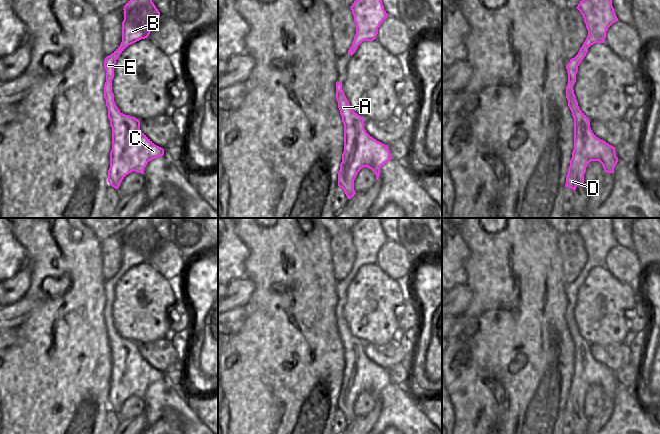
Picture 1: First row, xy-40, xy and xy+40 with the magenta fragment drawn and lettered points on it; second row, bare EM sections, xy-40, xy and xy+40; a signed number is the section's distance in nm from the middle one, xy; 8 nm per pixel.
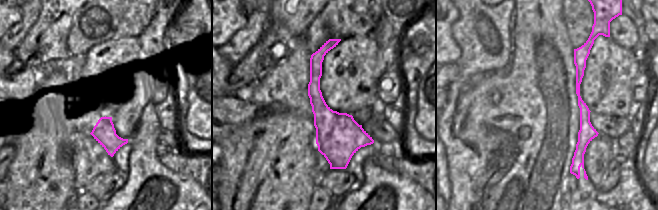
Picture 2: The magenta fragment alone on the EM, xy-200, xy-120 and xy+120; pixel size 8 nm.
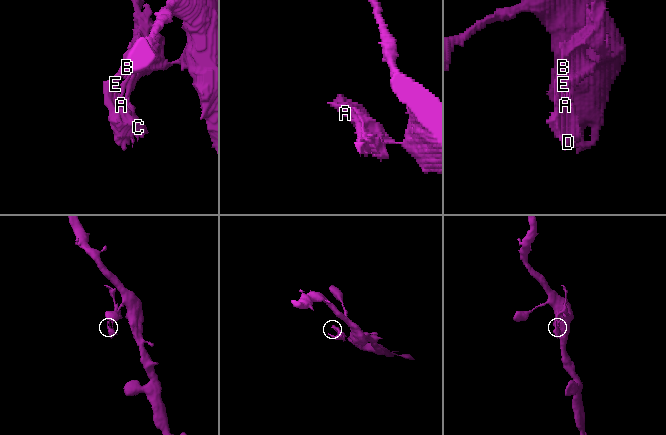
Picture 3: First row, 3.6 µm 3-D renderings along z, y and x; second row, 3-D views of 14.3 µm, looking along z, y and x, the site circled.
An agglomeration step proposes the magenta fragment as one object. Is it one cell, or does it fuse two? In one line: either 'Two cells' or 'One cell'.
One cell

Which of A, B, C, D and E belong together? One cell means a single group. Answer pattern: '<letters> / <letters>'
A B C D E

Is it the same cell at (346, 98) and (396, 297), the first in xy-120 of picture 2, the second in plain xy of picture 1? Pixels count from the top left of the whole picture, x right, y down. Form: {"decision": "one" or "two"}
{"decision": "one"}

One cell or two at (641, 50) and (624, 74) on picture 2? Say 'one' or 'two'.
two

